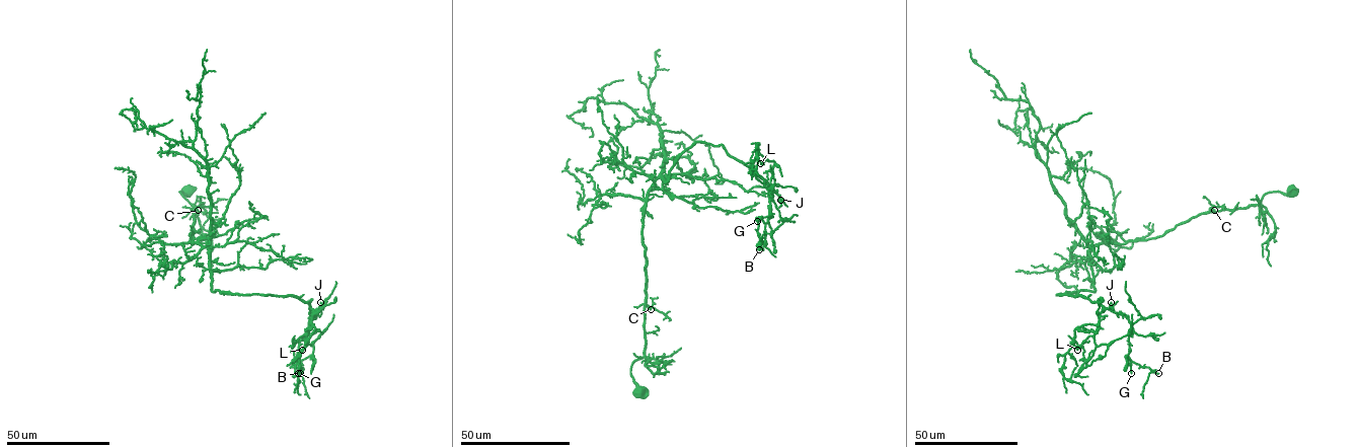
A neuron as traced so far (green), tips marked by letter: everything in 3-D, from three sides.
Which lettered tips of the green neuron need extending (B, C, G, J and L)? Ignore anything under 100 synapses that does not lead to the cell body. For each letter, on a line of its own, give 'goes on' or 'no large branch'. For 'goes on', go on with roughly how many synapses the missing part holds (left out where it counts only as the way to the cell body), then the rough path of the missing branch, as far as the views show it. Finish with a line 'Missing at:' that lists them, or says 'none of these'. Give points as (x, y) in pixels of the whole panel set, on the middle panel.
B: no large branch
C: no large branch
G: no large branch
J: no large branch
L: no large branch
Missing at: none of these

